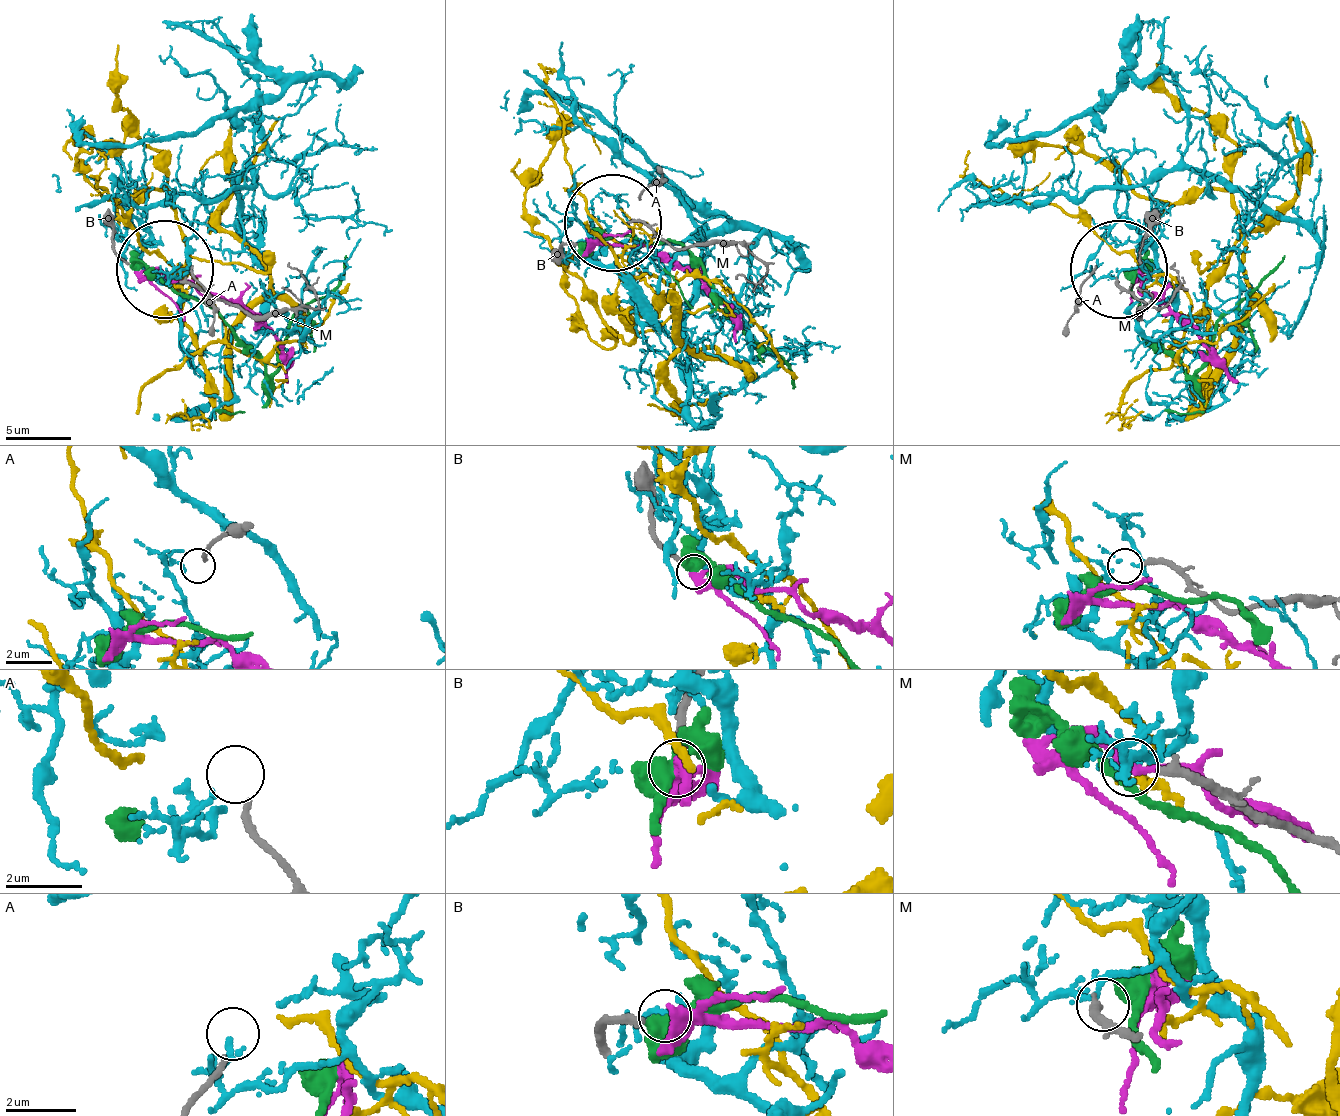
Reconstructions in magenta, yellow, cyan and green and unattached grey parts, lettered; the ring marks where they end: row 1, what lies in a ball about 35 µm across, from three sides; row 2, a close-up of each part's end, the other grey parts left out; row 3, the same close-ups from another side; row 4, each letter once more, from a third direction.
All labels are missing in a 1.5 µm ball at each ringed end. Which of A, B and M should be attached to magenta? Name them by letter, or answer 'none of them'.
B

